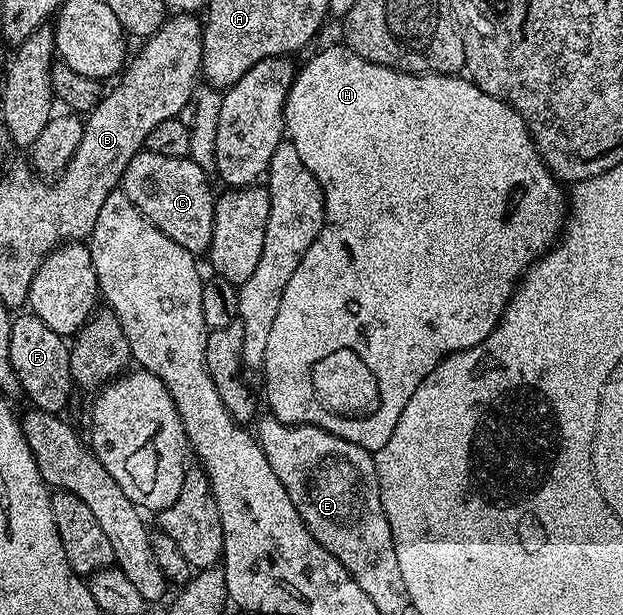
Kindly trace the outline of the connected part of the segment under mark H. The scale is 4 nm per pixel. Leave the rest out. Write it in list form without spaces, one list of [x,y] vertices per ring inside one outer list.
[[[346,45],[340,47],[327,47],[320,55],[315,55],[304,67],[298,68],[293,85],[289,89],[287,104],[283,110],[283,121],[285,124],[285,135],[290,143],[297,149],[297,157],[301,157],[303,167],[313,173],[315,180],[319,182],[323,189],[323,224],[321,233],[317,233],[317,241],[305,249],[305,257],[301,257],[301,265],[297,265],[297,270],[293,272],[293,277],[289,277],[289,285],[285,285],[285,293],[281,296],[281,305],[277,308],[277,317],[273,320],[273,326],[269,333],[269,341],[265,344],[265,361],[261,368],[263,383],[267,386],[267,403],[270,414],[283,423],[293,423],[296,425],[306,425],[308,427],[320,427],[345,441],[353,441],[361,445],[366,451],[372,453],[379,451],[393,437],[393,429],[397,429],[397,421],[401,421],[401,412],[405,410],[405,405],[409,405],[409,397],[417,393],[417,385],[425,381],[425,377],[436,365],[444,359],[446,355],[451,355],[455,351],[464,351],[489,337],[493,329],[499,324],[499,319],[507,307],[511,295],[514,293],[524,272],[540,255],[551,250],[553,241],[560,238],[565,226],[565,216],[569,211],[569,203],[565,198],[565,191],[562,191],[560,180],[552,175],[551,170],[543,163],[543,158],[539,155],[539,150],[535,148],[535,143],[531,139],[529,129],[525,125],[523,118],[497,97],[489,97],[479,86],[472,83],[470,78],[460,77],[459,75],[410,75],[407,71],[394,71],[391,67],[382,67],[376,63],[368,63],[362,59],[356,51],[352,51]]]

